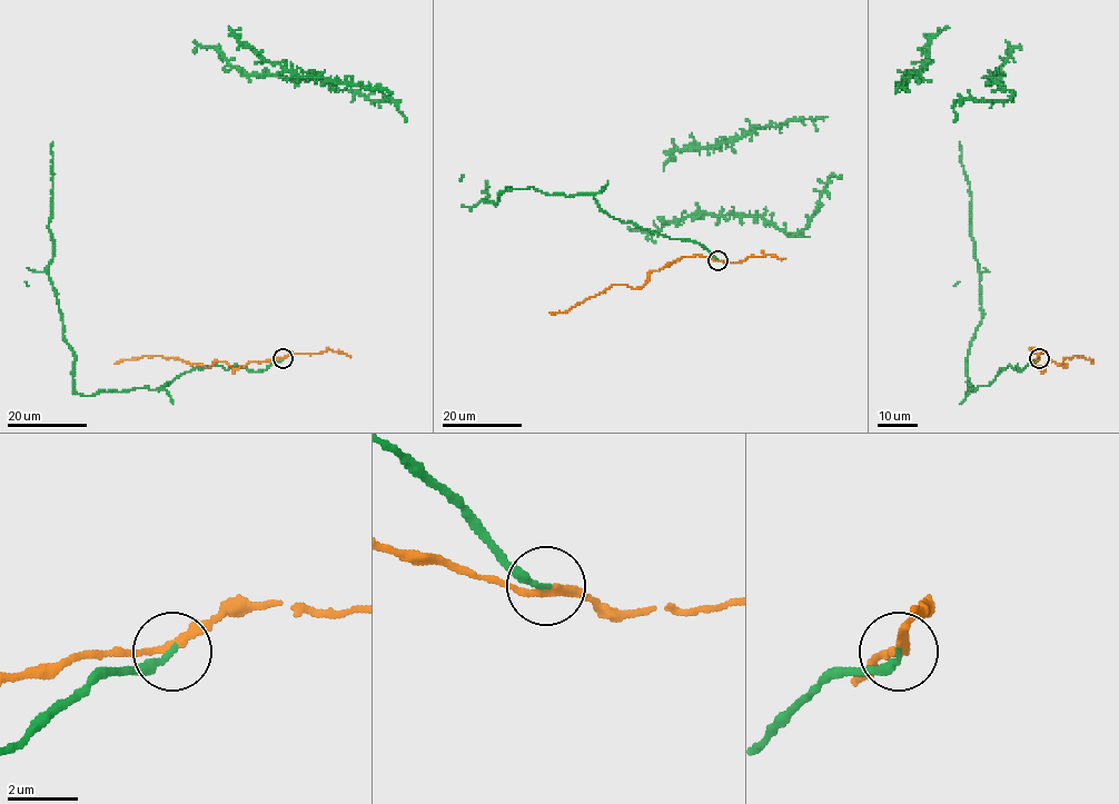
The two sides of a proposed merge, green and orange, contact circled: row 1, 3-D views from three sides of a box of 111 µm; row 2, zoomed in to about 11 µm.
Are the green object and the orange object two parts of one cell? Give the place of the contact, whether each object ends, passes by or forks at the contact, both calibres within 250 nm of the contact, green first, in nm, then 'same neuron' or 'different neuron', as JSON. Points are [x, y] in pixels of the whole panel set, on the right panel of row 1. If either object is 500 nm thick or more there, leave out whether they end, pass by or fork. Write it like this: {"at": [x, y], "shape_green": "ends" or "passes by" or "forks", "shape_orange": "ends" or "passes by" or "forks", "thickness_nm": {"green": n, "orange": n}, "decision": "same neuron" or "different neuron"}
{"at": [1039, 358], "shape_green": "ends", "shape_orange": "passes by", "thickness_nm": {"green": 200, "orange": 200}, "decision": "different neuron"}

